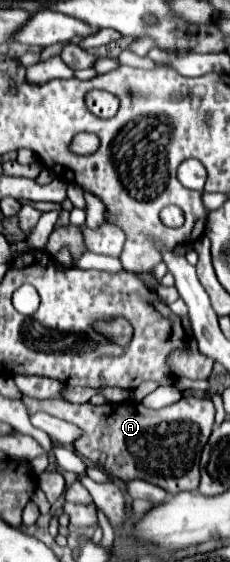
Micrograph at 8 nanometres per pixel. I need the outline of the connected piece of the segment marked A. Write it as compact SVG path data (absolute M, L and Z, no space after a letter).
M22 396L28 414L46 412L60 420L72 422L84 430L84 436L74 442L74 450L92 460L110 478L124 482L140 478L164 488L168 494L196 490L200 484L200 452L208 442L214 424L214 404L208 398L180 398L178 402L150 410L138 402L122 402L108 406L72 404L68 400L38 400Z

